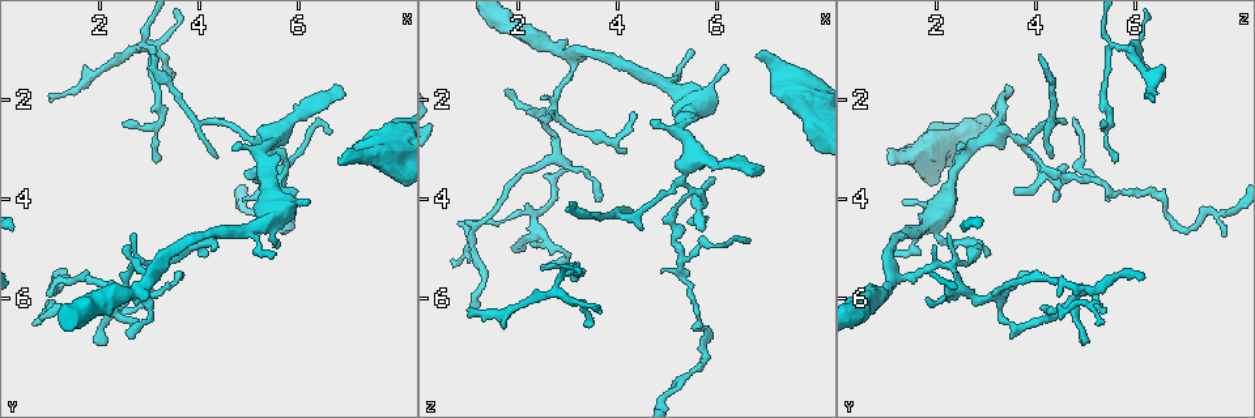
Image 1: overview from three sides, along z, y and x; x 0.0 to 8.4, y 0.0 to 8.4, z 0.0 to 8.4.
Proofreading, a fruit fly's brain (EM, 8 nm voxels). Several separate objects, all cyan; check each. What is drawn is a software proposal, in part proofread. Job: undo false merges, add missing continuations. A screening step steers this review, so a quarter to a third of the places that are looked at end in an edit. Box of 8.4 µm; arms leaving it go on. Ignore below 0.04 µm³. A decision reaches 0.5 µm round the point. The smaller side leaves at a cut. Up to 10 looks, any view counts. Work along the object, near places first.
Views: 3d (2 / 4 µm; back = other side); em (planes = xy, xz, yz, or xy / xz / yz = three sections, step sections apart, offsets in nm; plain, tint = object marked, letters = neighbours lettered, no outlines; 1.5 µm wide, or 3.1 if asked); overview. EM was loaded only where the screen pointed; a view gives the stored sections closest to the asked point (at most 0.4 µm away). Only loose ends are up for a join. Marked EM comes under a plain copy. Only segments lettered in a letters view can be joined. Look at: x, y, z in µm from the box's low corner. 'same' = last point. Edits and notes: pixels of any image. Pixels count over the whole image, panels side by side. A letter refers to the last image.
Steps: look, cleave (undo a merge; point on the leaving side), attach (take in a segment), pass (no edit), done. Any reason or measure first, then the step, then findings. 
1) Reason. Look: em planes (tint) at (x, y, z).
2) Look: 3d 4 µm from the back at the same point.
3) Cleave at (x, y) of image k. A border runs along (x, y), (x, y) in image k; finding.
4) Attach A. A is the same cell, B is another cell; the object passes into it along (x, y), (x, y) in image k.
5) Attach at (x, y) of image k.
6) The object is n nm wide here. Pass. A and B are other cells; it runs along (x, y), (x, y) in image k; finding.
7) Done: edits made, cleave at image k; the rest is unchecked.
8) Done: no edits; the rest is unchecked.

Tapers out. Look: em yz step 8 (letters) at (2.45, 2.50, 5.45).

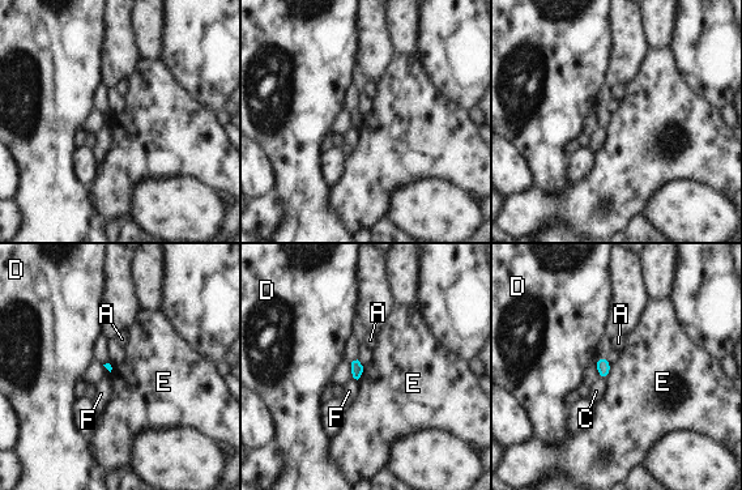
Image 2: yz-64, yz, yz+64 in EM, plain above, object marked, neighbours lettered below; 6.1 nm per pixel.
Look: em planes (letters) at the same point.

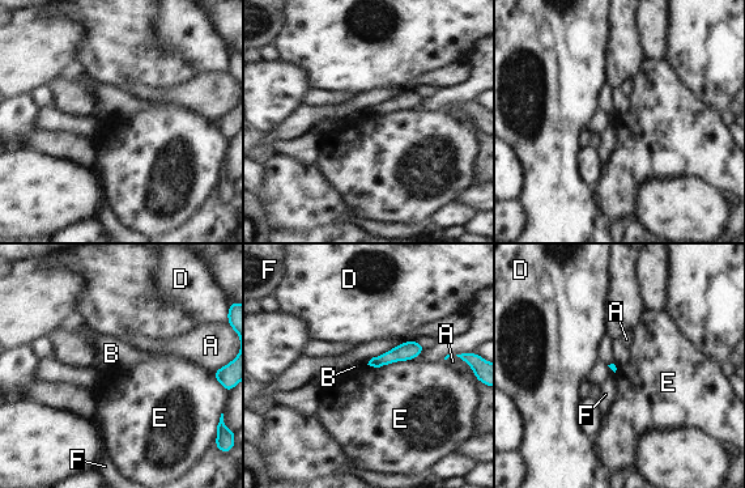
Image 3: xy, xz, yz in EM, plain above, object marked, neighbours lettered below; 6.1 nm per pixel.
Pass. A, B, D, E and F are other cells; a border runs along (409, 360), (392, 361), (377, 368) in image 3; no lettered segment goes on from it.

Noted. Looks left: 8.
Look: em xy step 8 (tint) at (2.30, 6.25, 4.50).

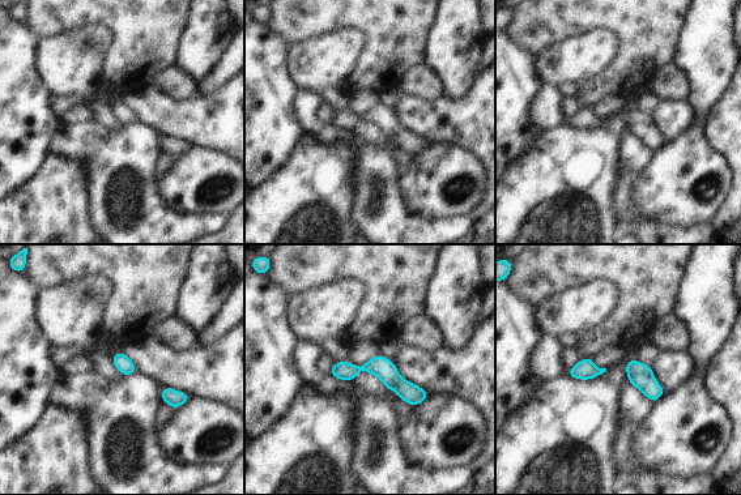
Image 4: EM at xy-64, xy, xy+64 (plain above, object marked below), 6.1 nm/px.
Another direction. Look: em planes (tint) at the same point.

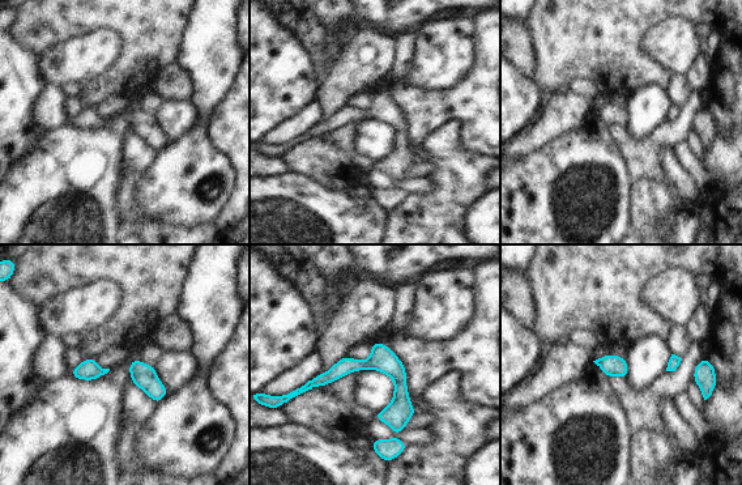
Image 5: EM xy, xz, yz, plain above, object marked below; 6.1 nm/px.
Look: em planes (letters) at the same point.

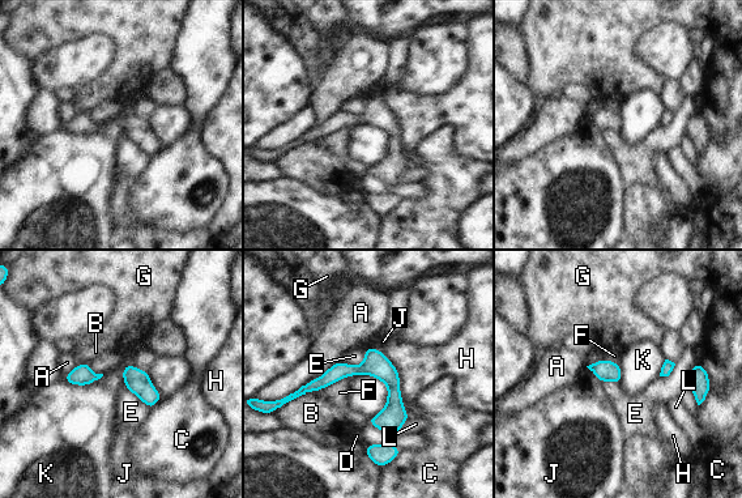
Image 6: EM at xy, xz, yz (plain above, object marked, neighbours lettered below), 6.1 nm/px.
Pass. A, B, C, D, E, F, G, H, J, K and L are other cells; a border runs along (358, 374), (387, 388), (369, 418) in image 6; continuous, no second neuron.

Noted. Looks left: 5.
Tapers out. Look: em yz step 4 (letters) at (0.65, 6.50, 5.25).

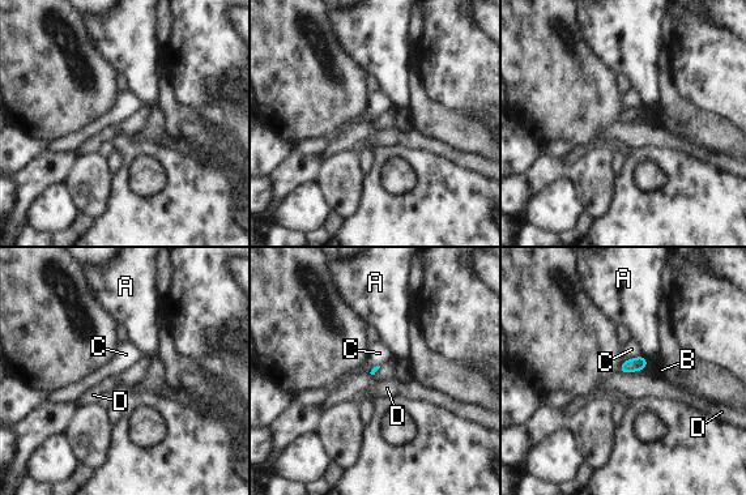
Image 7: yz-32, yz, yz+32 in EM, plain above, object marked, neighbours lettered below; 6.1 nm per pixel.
The longest contact is with C, 150 nm. Pass. A, B, C and D are other cells; no lettered segment goes on from it.

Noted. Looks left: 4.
Thin end. Look: em yz step 8 (letters) at (1.00, 2.00, 6.40).

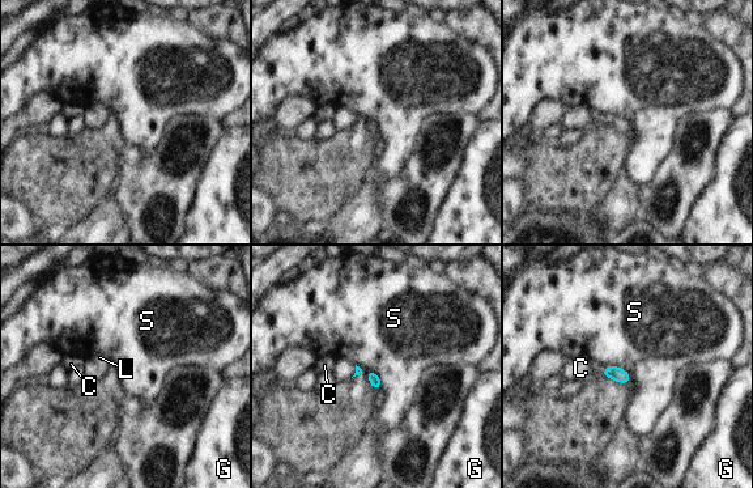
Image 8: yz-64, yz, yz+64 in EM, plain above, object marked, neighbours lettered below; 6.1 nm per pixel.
Look: em planes (letters) at the same point.

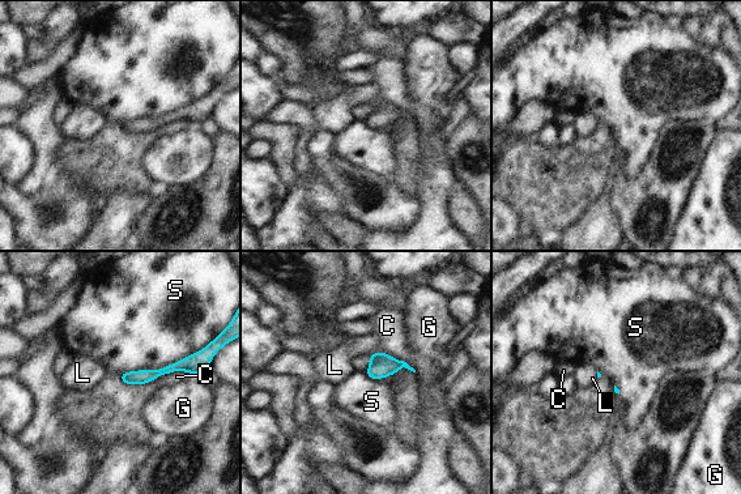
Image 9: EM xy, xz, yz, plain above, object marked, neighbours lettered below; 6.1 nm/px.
Attach L. L is the same cell, C, G and S are other cells; the object passes into it along (382, 365), (373, 353), (335, 365) in image 9; the neuron continues.

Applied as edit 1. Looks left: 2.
Done: edits made, attach at image 9; the rest is unchecked.

